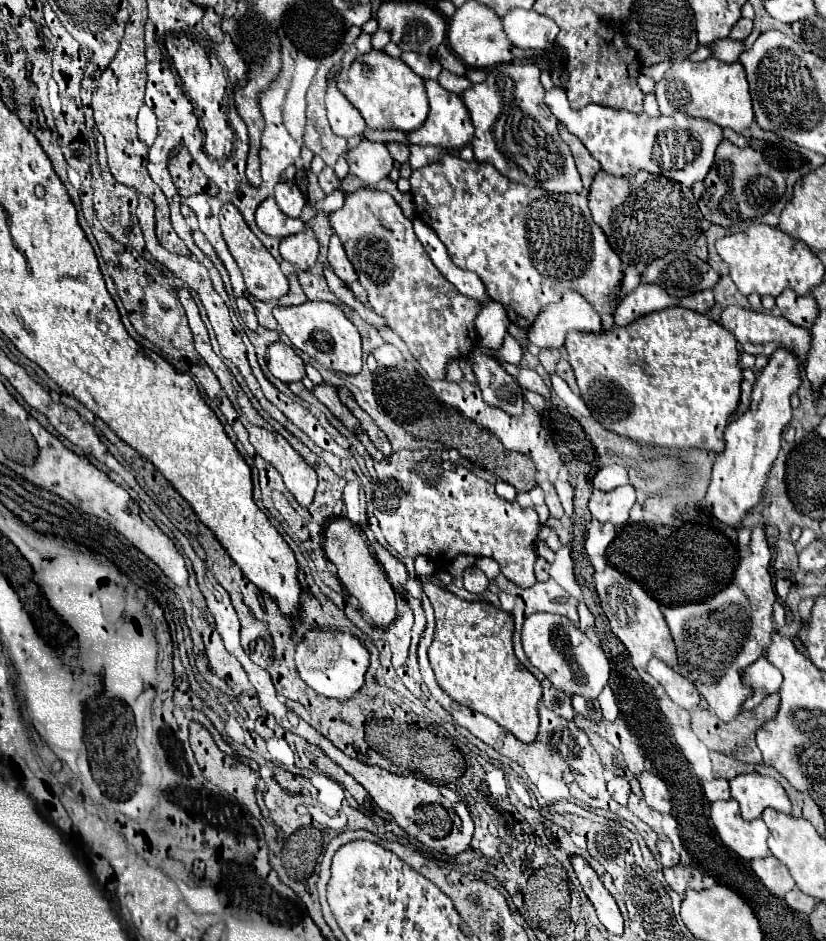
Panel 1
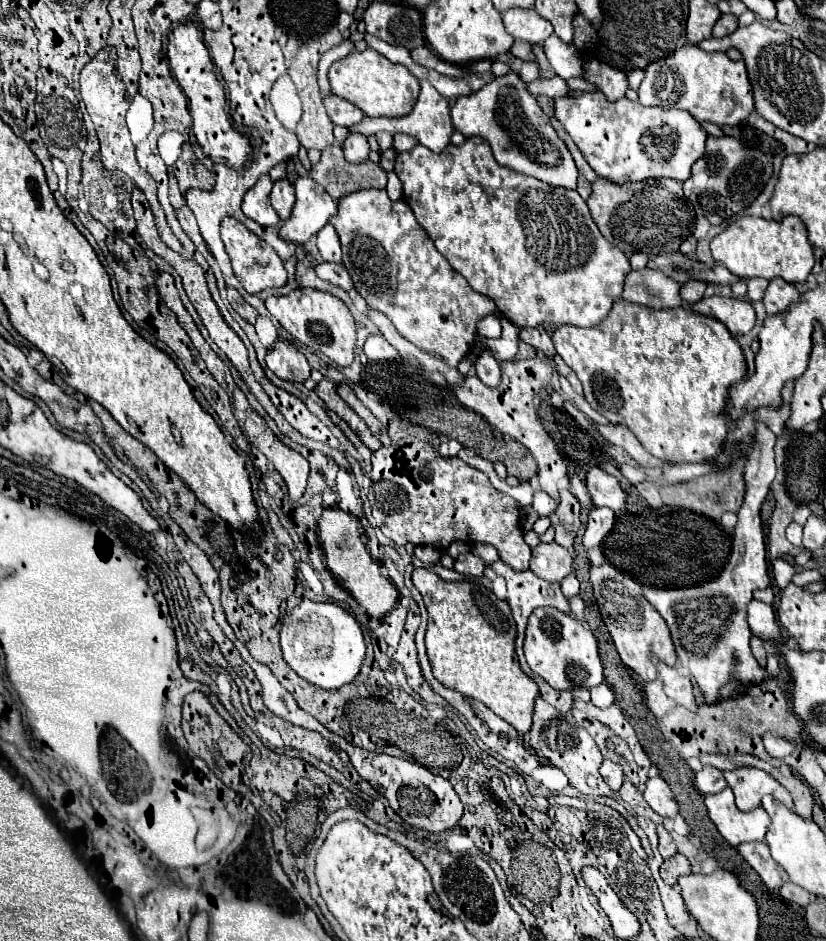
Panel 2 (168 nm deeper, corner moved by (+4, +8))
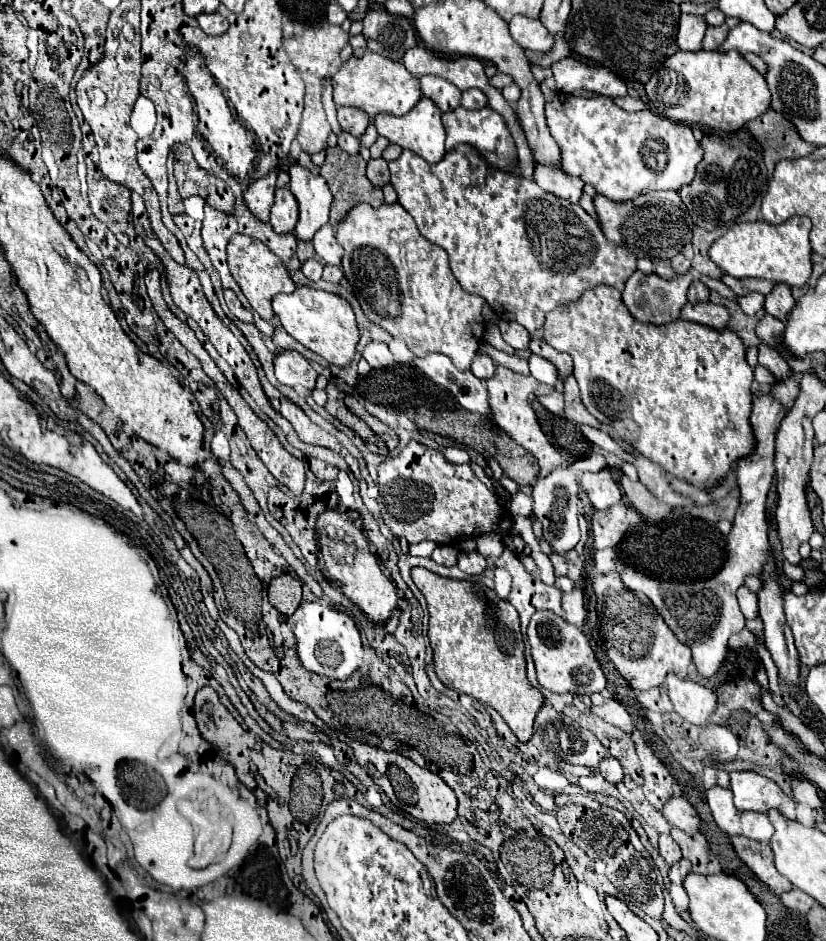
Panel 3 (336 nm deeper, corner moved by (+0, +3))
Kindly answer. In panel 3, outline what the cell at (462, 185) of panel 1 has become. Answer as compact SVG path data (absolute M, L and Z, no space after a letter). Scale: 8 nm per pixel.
M456 145L456 149L446 153L444 159L434 163L434 165L428 165L422 157L418 157L412 151L402 151L402 155L396 161L390 161L388 165L390 165L390 173L392 173L392 187L394 187L396 195L398 195L398 203L414 217L420 233L430 243L440 245L448 253L452 273L454 273L456 281L462 285L462 289L468 291L468 293L480 295L492 307L492 311L498 315L498 319L502 319L502 321L516 321L522 327L526 327L528 333L534 333L536 329L540 329L544 325L544 317L546 317L548 311L552 311L556 307L562 307L568 301L576 301L580 297L580 293L584 293L586 289L590 289L594 285L610 285L610 287L616 287L618 291L622 291L624 289L624 281L636 271L636 257L632 253L628 253L628 249L608 241L604 237L604 233L600 231L598 223L580 205L574 205L574 203L568 203L568 201L564 201L560 197L554 197L552 193L546 193L544 189L540 189L534 181L528 181L528 179L524 179L524 177L520 177L516 173L506 173L506 171L490 169L488 163L470 145Z

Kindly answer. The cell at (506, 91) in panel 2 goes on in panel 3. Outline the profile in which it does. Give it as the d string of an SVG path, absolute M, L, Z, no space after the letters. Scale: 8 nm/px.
M536 165L534 171L534 181L548 193L562 197L570 203L578 203L582 197L582 187L584 183L578 177L570 177L566 173L562 173L560 169L548 169L544 165Z

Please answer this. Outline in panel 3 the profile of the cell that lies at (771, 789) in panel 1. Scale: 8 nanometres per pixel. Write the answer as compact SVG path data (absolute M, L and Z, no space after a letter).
M732 771L730 779L736 809L760 813L778 809L784 817L796 819L796 803L768 777L754 771Z

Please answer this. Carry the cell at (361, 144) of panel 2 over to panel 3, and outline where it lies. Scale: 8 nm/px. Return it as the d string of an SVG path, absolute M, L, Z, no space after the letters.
M342 131L342 133L338 135L338 145L340 145L340 149L344 149L346 153L352 153L352 155L356 153L356 155L358 155L360 141L358 141L356 137L352 137L350 133L344 133L344 131Z

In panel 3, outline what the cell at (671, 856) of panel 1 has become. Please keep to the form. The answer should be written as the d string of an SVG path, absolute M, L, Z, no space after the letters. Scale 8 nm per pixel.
M660 835L660 841L658 841L658 851L660 855L664 857L664 861L668 865L674 865L682 859L682 853L680 853L680 847L678 843L670 837L670 835Z

